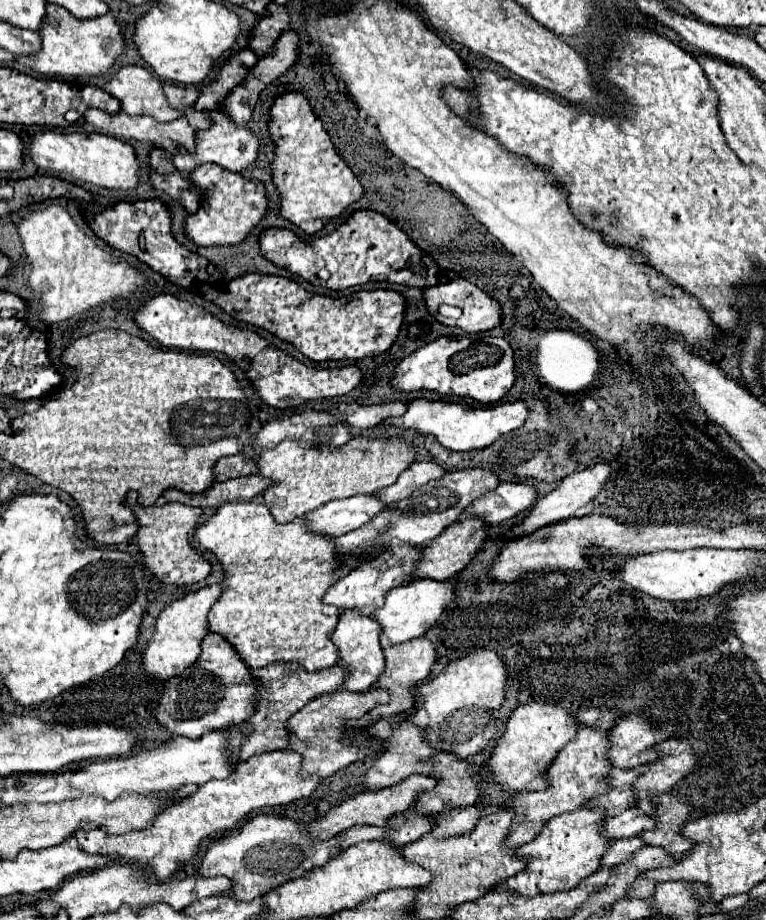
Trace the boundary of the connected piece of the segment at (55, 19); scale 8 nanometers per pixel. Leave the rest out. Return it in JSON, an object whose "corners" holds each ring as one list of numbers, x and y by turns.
{"corners":[[47,4,47,22,43,26,41,40,43,48,37,56,19,58,19,64,37,70,45,76,103,76,111,70,115,60,125,52,125,40,121,34,121,26,115,20,113,12,93,20,77,20,63,6]]}

